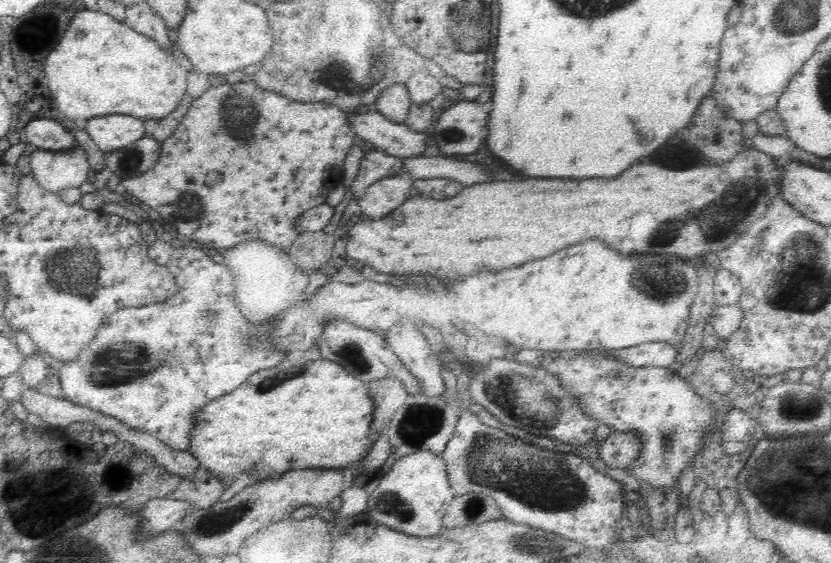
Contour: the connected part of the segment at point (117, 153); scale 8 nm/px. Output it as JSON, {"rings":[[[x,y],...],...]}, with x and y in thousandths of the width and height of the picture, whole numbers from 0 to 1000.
{"rings":[[[176,238],[153,261],[130,270],[117,286],[148,320],[181,302],[191,284],[193,272],[194,254]]]}

